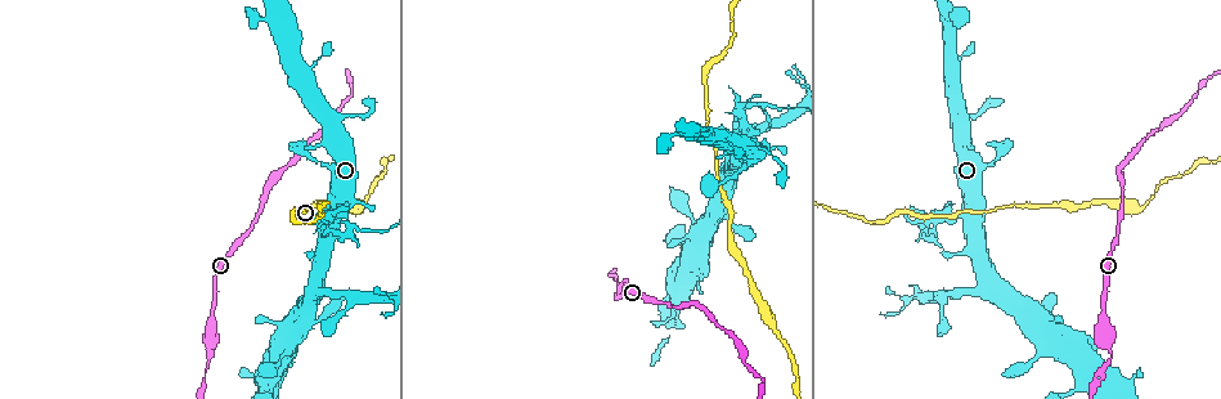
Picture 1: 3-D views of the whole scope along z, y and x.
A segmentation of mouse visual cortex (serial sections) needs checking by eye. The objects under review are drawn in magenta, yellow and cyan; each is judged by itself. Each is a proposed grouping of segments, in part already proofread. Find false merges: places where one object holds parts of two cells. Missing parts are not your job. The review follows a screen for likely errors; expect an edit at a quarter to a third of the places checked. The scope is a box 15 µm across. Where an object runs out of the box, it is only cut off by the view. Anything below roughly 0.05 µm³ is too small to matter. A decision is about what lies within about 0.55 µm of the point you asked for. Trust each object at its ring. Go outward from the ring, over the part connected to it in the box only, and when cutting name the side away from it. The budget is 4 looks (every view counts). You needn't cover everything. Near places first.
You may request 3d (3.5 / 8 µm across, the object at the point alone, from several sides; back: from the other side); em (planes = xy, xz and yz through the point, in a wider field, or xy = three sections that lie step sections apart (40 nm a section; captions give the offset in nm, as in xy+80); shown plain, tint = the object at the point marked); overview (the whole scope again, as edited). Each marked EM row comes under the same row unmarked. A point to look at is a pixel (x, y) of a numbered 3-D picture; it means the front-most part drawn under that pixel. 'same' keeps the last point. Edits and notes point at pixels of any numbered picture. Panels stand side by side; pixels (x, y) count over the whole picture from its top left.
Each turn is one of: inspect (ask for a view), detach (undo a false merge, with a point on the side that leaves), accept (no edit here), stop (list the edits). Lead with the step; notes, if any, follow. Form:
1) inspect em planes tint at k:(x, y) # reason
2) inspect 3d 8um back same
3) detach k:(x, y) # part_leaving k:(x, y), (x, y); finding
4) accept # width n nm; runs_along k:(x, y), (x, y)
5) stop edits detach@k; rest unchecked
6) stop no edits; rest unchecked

inspect 3d 3.5um at 1:(774, 327) # sudden change in width

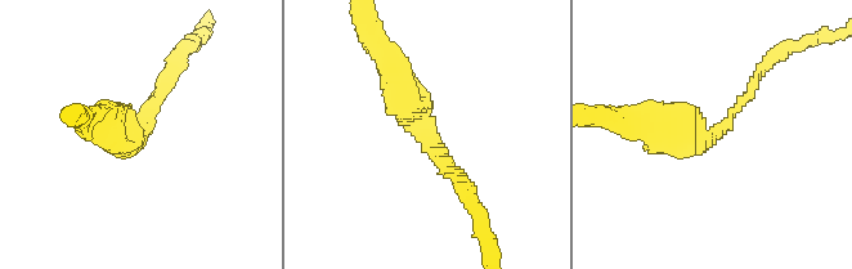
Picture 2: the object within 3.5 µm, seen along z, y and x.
inspect em xy step 3 tint at 2:(138, 134)

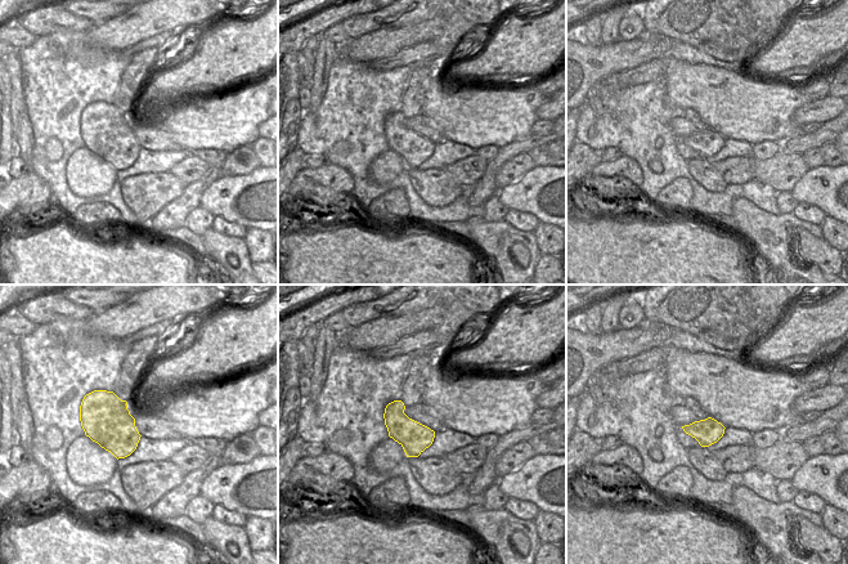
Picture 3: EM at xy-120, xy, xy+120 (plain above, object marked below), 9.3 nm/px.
accept # arm_widths 150, 400 nm; runs_along 2:(390, 72), (398, 102), (461, 184); continuous, no second cell

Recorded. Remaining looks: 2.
inspect 3d 3.5um at 1:(210, 359) # abrupt turn

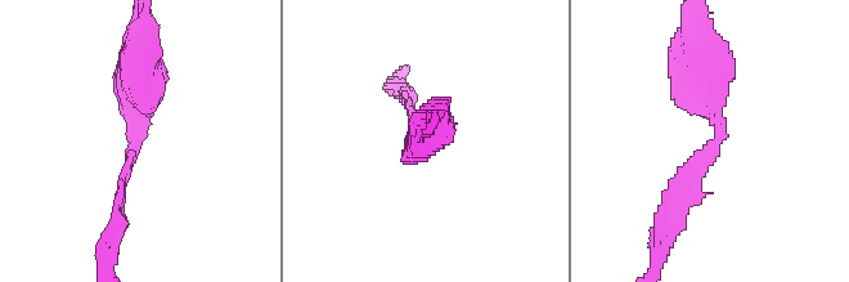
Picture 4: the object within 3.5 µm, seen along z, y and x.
inspect em xy step 5 tint at 4:(136, 135) # shape alone is not enough

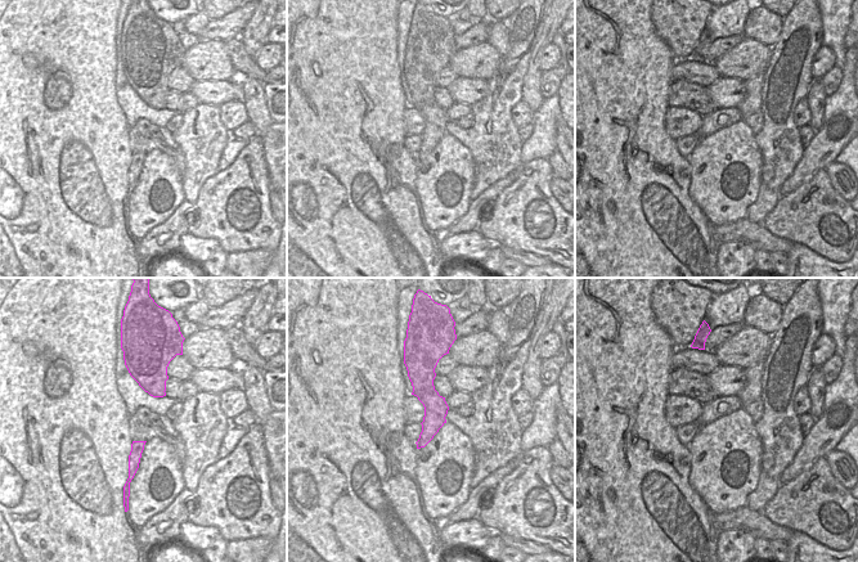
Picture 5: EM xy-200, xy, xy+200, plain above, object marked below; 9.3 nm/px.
accept # width 220 nm; runs_along 4:(695, 50), (718, 140), (672, 196); one cell here

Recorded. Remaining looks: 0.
stop no edits; rest unchecked

